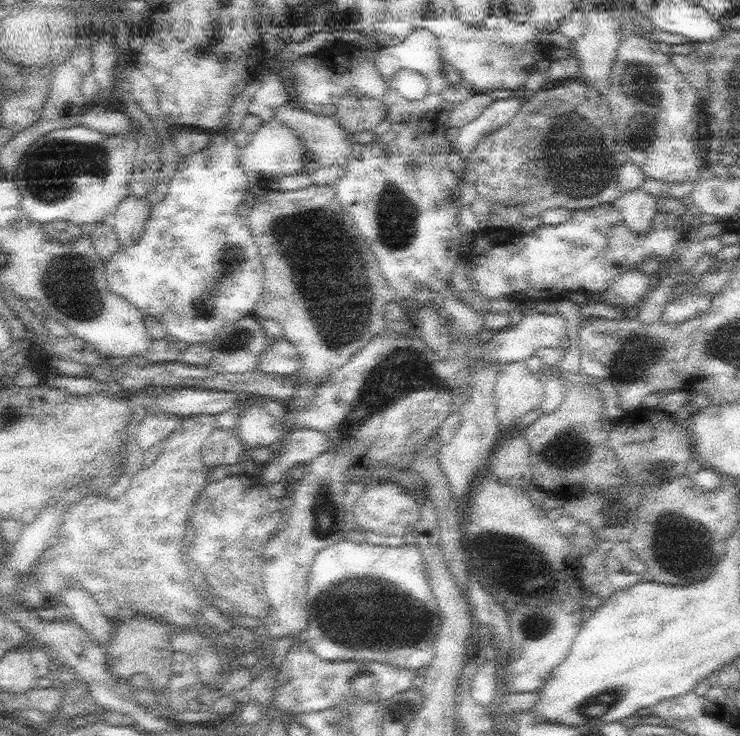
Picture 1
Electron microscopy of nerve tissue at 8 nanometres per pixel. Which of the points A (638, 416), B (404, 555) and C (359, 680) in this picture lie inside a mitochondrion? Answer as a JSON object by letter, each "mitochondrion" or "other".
{"A":"other","B":"other","C":"mitochondrion"}

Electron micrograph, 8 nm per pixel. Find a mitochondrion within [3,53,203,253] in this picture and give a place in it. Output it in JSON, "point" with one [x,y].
{"point":[55,178]}

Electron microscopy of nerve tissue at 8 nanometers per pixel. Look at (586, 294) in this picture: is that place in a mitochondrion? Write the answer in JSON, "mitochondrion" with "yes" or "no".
{"mitochondrion":"no"}

